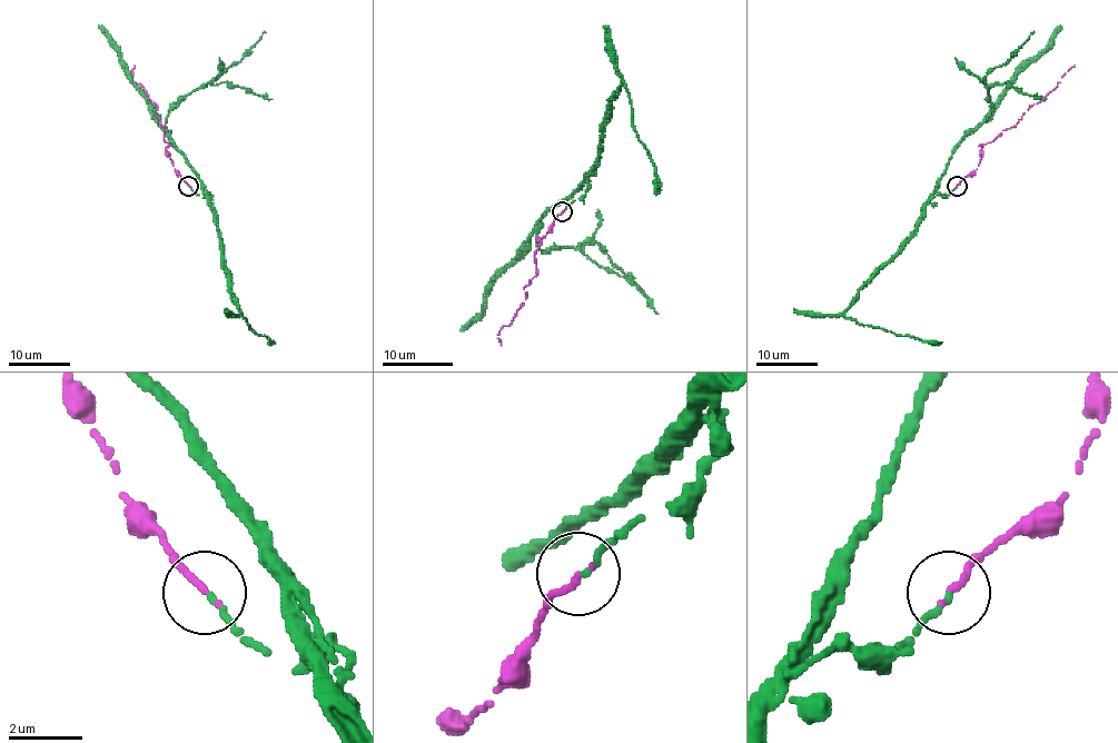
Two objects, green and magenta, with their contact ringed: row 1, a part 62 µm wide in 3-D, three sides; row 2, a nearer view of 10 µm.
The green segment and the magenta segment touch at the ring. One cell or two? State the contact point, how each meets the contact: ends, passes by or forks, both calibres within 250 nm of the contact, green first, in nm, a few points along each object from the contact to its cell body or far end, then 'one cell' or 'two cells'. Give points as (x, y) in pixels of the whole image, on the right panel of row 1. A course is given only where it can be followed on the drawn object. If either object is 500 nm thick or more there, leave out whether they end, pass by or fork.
at (957, 186); green ends there; magenta ends there; 130 nm thick on the green side, 220 nm on the other; green runs (957, 186), (926, 206), (917, 230), (846, 313), (859, 324), (942, 342); magenta runs (957, 186), (977, 169), (985, 144), (1012, 127), (1074, 65); two cells

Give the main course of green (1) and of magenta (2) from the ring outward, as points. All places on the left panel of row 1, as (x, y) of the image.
1: (188, 186), (203, 198), (211, 195), (210, 202), (231, 298), (250, 328), (270, 342)
2: (188, 186), (165, 148), (165, 127), (155, 112), (156, 103), (135, 82), (135, 65)

